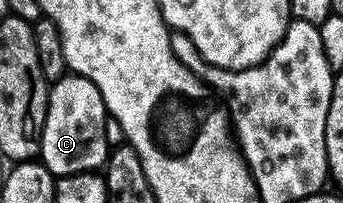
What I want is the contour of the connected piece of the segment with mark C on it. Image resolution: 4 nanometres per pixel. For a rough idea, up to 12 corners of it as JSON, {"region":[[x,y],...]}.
{"region":[[65,73],[49,88],[40,162],[100,171],[111,149],[99,88]]}

